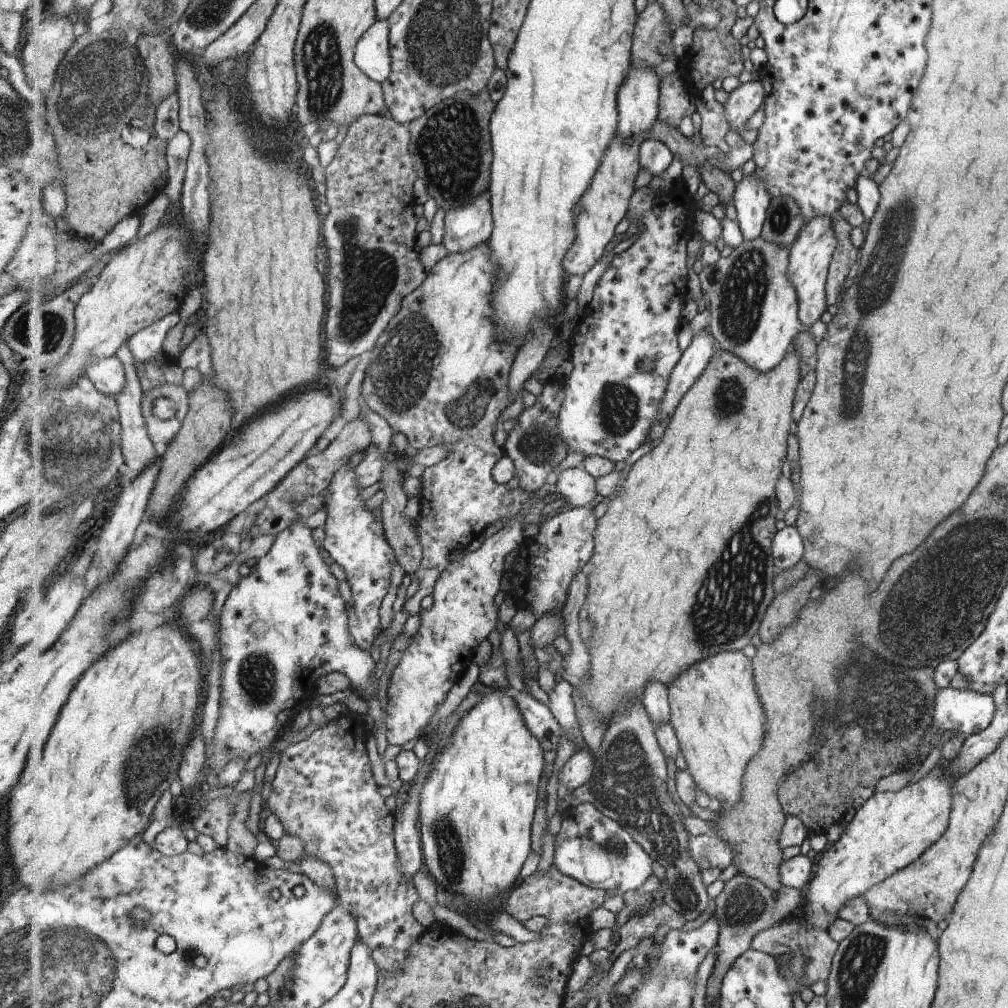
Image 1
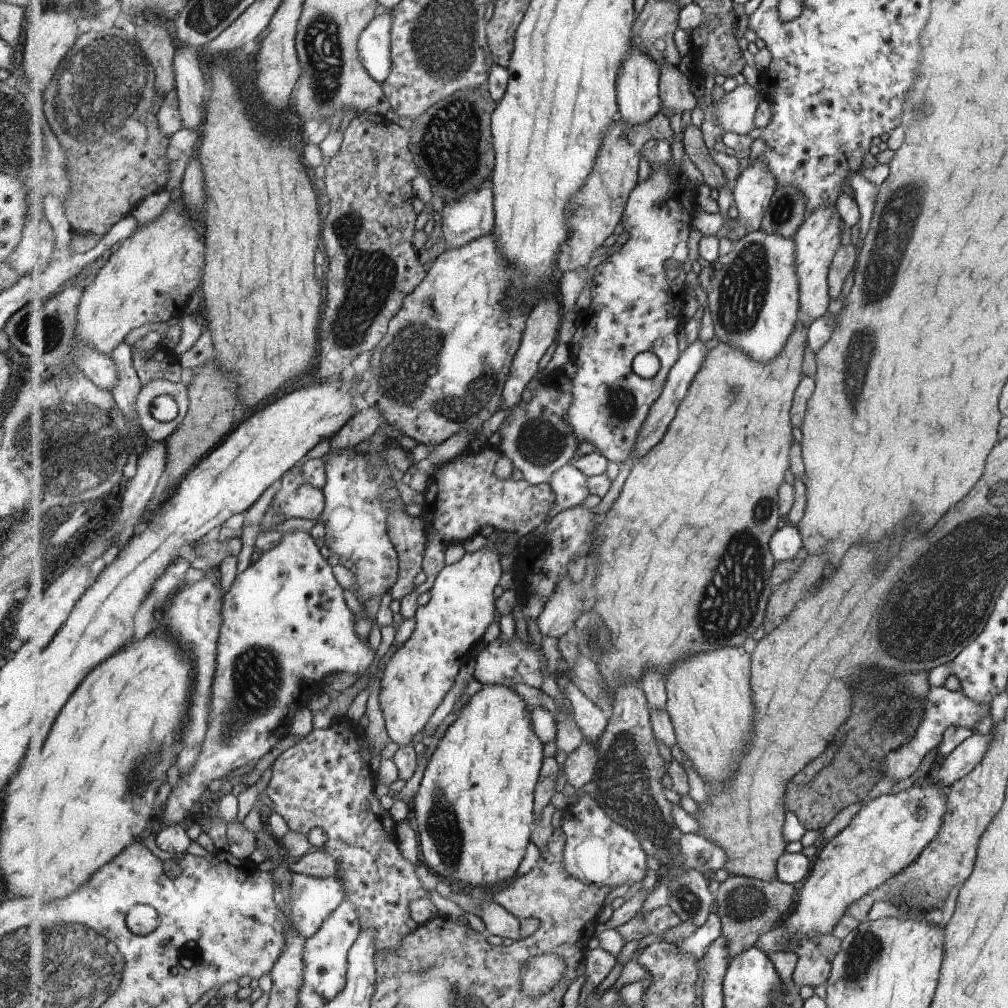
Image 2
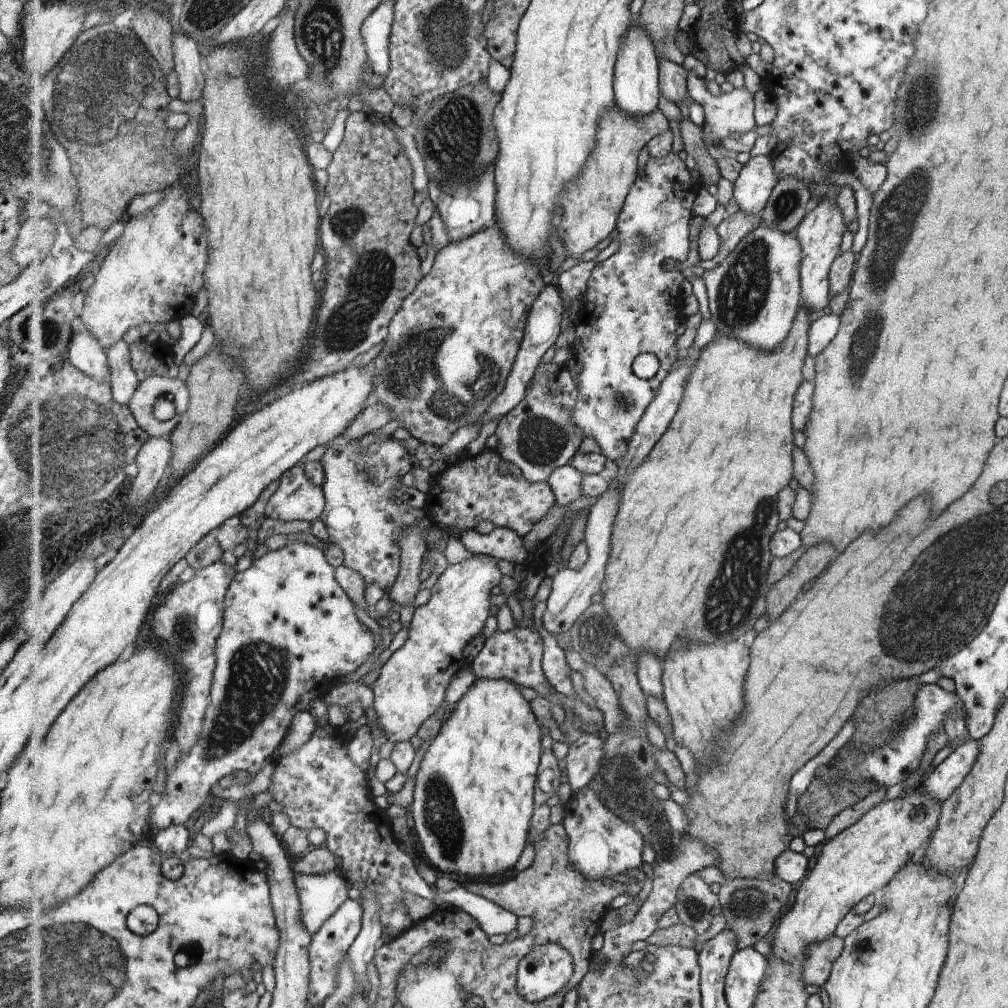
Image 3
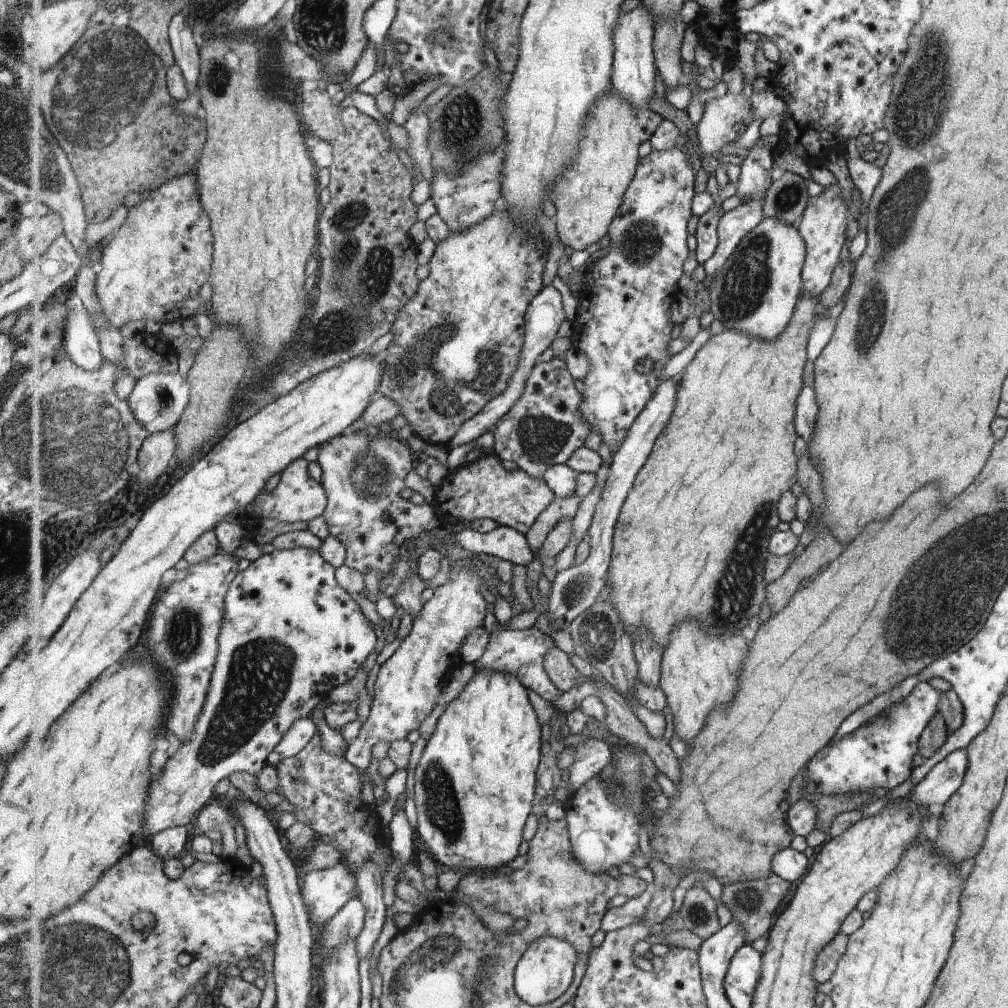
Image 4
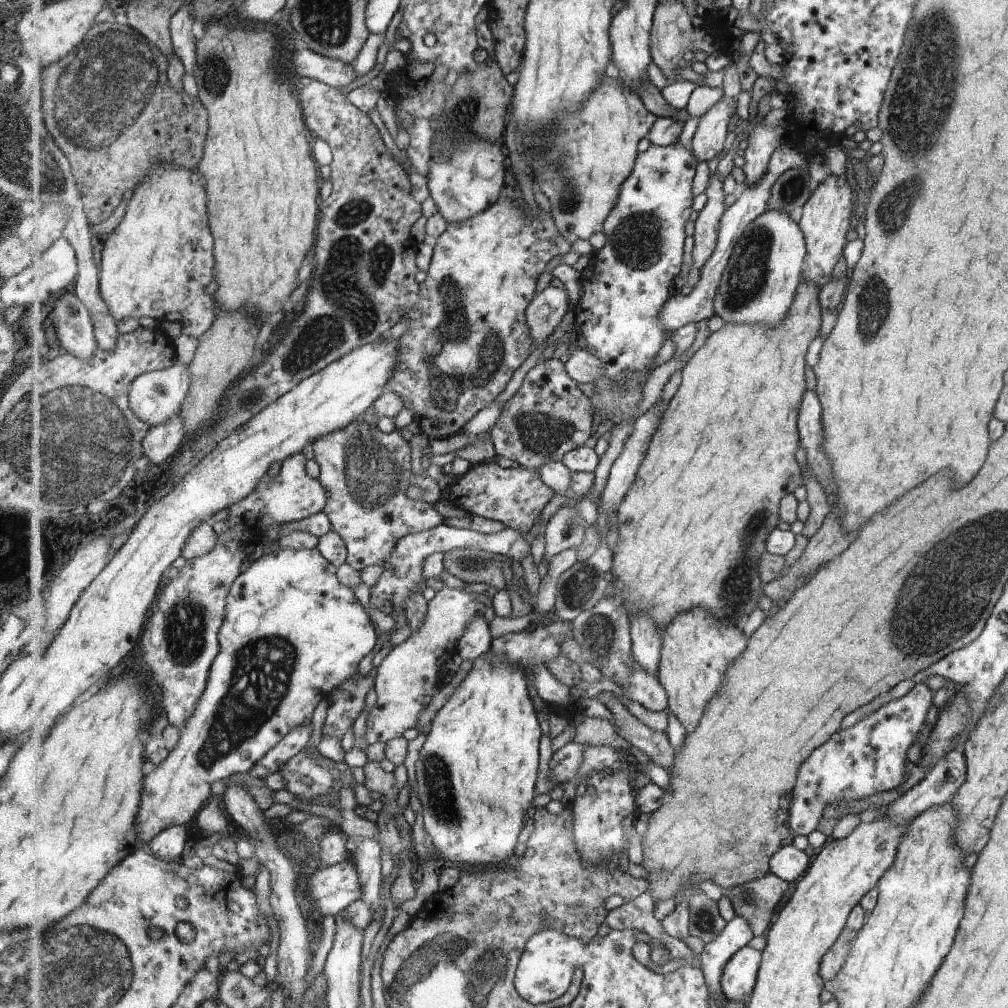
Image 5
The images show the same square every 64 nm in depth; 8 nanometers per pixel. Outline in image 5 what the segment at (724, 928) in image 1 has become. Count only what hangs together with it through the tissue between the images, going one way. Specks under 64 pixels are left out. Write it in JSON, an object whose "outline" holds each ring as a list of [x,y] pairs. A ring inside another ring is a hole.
{"outline":[[[769,872],[763,878],[724,890],[736,912],[749,919],[757,937],[768,934],[779,902],[789,890],[789,882]]]}

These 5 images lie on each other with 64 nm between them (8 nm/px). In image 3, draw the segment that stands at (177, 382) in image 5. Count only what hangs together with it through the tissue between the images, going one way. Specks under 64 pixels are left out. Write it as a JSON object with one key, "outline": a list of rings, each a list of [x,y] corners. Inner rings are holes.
{"outline":[[[153,375],[140,382],[130,400],[130,409],[151,437],[169,437],[190,407],[190,397],[191,387],[187,381],[178,377]],[[159,398],[172,398],[177,406],[177,414],[167,422],[155,418],[155,404]]]}

